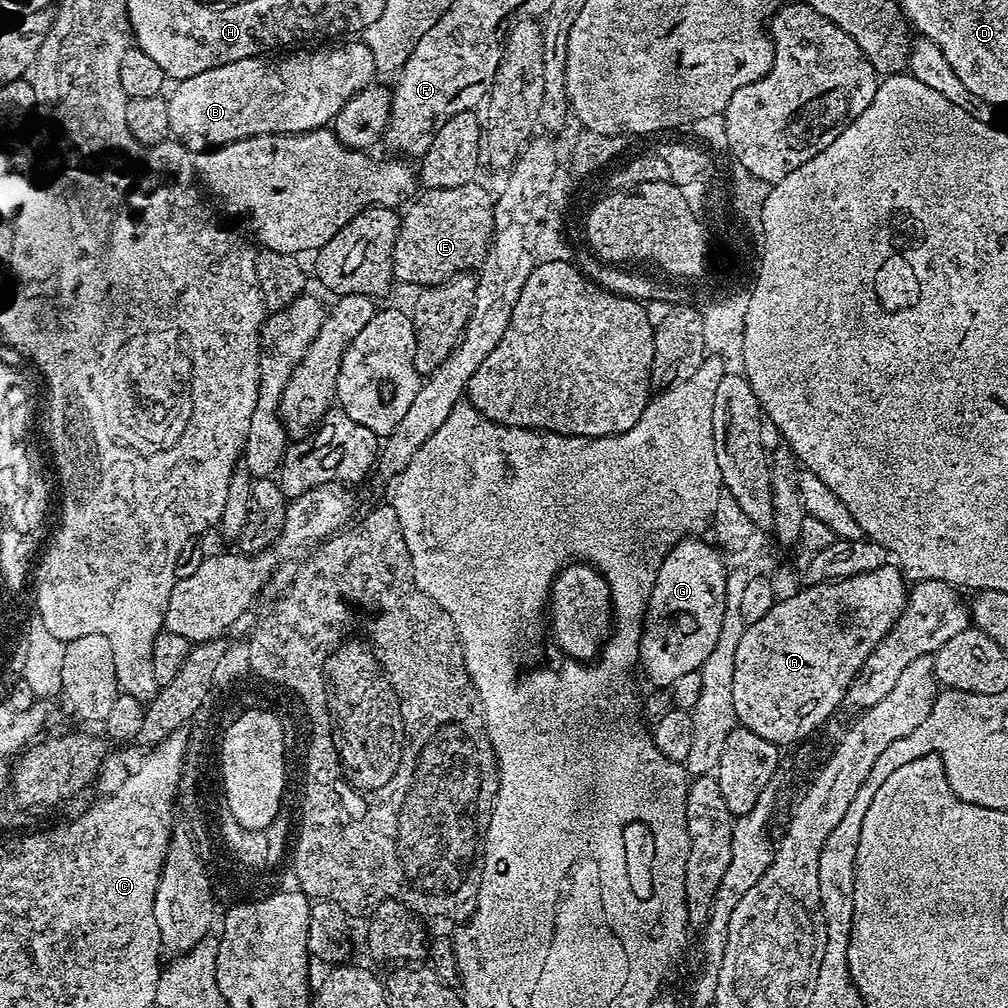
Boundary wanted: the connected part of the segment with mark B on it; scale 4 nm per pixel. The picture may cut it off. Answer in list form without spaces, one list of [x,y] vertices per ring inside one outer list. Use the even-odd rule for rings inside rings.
[[[324,46],[319,50],[308,50],[305,56],[292,56],[289,60],[284,60],[281,64],[267,64],[267,59],[253,58],[250,60],[239,60],[238,62],[230,62],[223,64],[217,68],[206,70],[202,74],[198,74],[194,78],[190,78],[176,88],[172,92],[172,97],[167,97],[166,103],[168,113],[170,114],[170,126],[172,127],[172,135],[183,147],[189,152],[195,154],[198,152],[206,152],[215,150],[225,144],[233,144],[236,140],[251,140],[253,136],[275,136],[277,134],[303,134],[305,132],[315,132],[323,129],[325,126],[331,125],[336,116],[346,106],[349,100],[365,87],[364,75],[368,72],[368,67],[374,64],[374,57],[371,51],[360,48],[332,48],[336,46]]]

